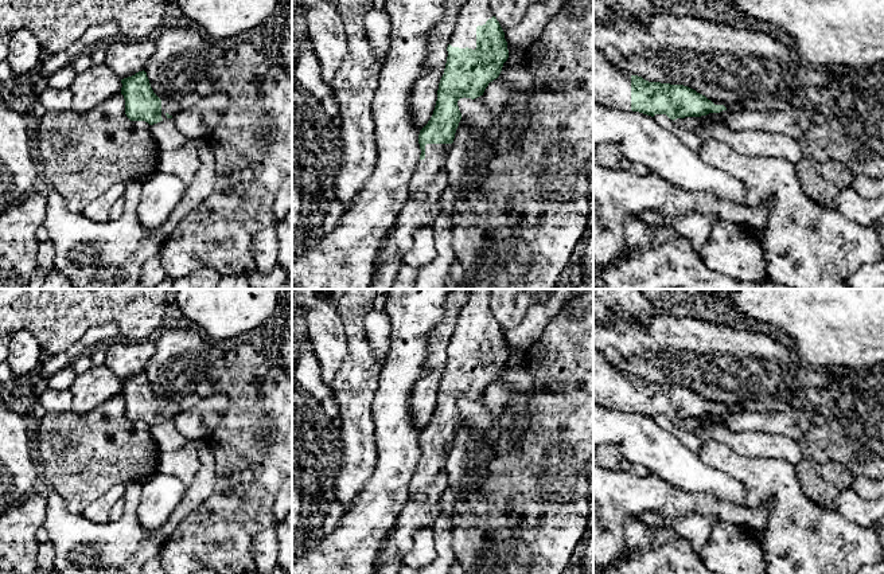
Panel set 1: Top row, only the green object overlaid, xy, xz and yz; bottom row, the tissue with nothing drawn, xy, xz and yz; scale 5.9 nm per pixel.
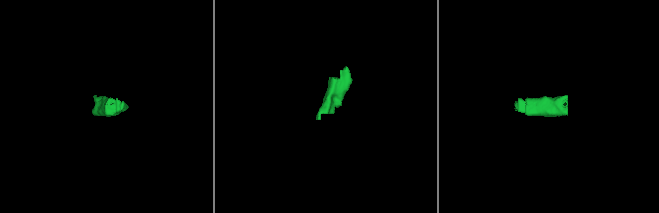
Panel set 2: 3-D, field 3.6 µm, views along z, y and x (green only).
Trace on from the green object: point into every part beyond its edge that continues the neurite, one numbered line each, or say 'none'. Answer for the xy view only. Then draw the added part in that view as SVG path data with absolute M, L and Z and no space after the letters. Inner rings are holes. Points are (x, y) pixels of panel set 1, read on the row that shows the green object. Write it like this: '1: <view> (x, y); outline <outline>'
1: xy (170, 106); outline M160 98L161 99L161 118L167 120L167 113L170 116L174 116L175 113L178 113L180 110L179 108L179 102L175 102L172 99L165 99L165 98Z

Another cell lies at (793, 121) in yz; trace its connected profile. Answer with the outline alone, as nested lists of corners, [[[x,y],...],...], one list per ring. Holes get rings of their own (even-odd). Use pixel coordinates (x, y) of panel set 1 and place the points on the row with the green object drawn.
[[[797,106],[784,110],[723,110],[706,116],[694,117],[698,122],[725,124],[732,130],[762,130],[766,133],[783,133],[798,141],[809,130],[810,116]]]

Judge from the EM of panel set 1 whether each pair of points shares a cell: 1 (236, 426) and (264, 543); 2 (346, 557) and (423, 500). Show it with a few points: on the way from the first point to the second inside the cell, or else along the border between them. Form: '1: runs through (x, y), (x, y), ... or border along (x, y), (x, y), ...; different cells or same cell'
1: border along (265, 528), (254, 538), (253, 559); different cells
2: border along (407, 492), (407, 500), (397, 512), (392, 526); different cells

